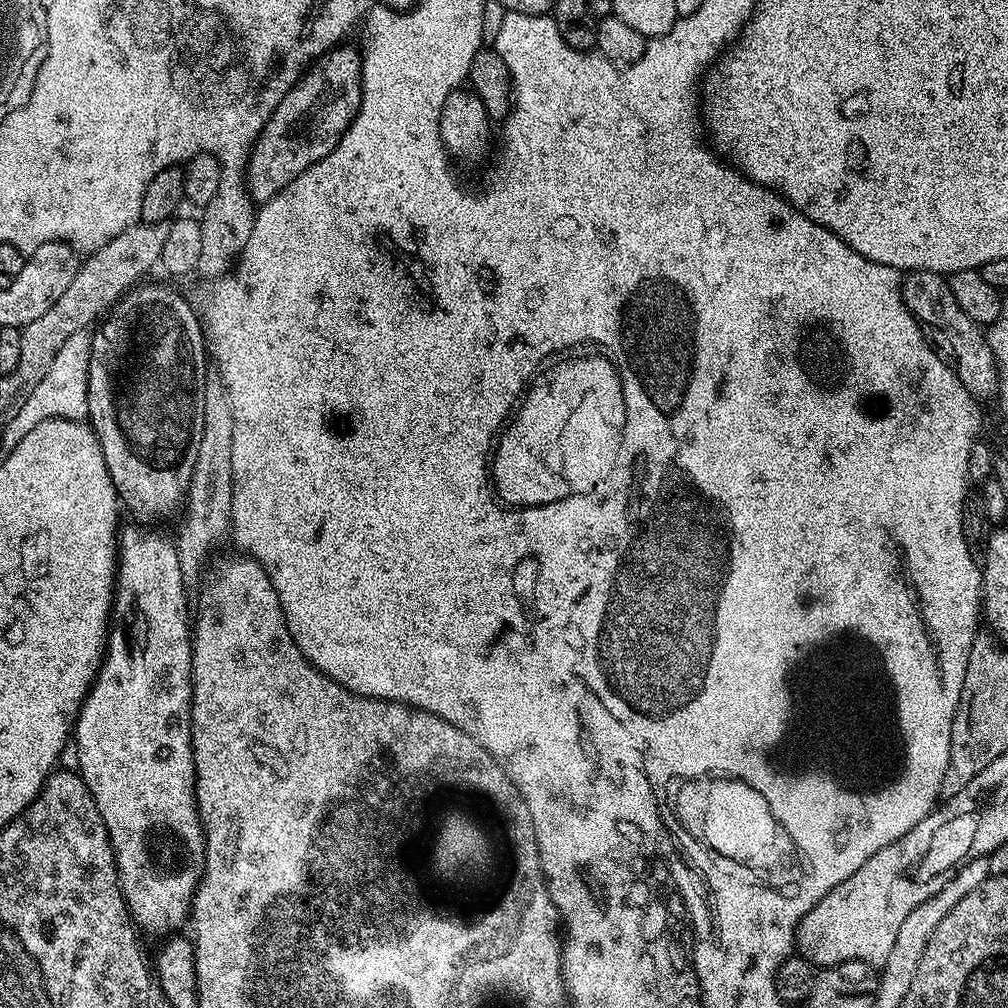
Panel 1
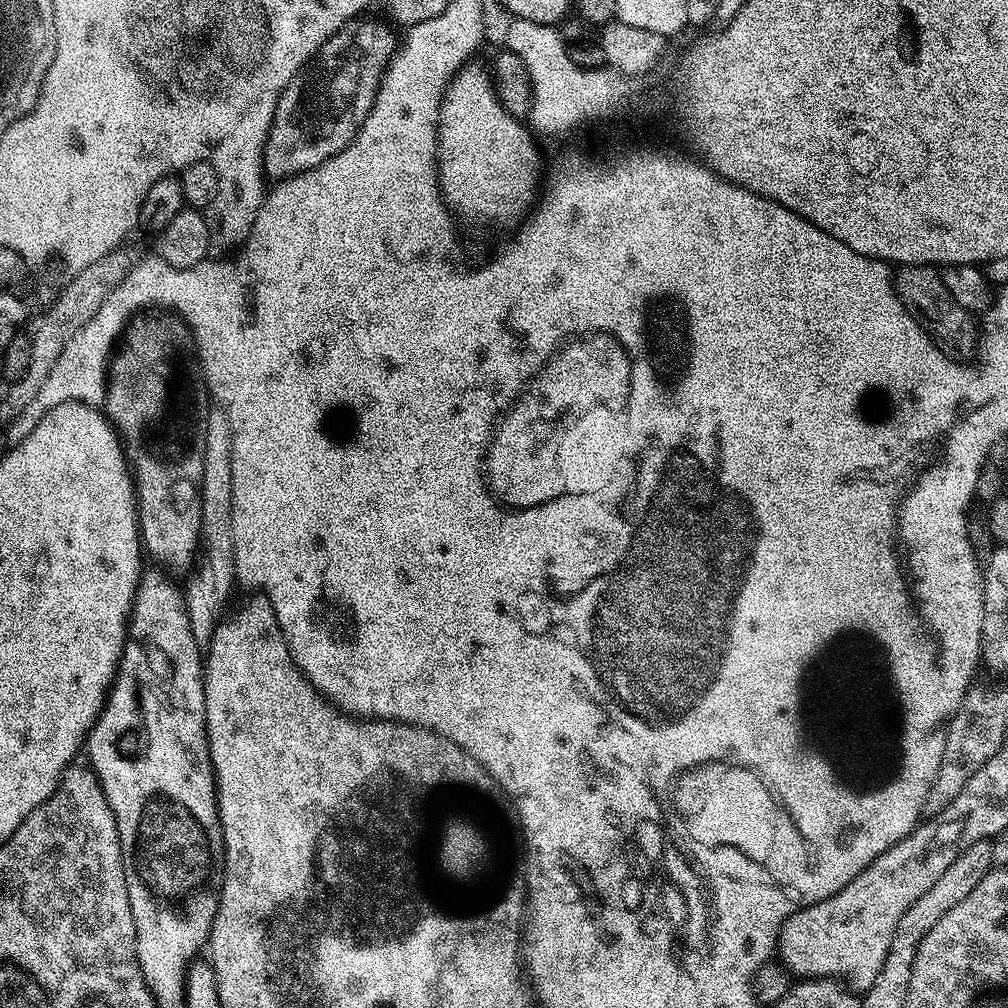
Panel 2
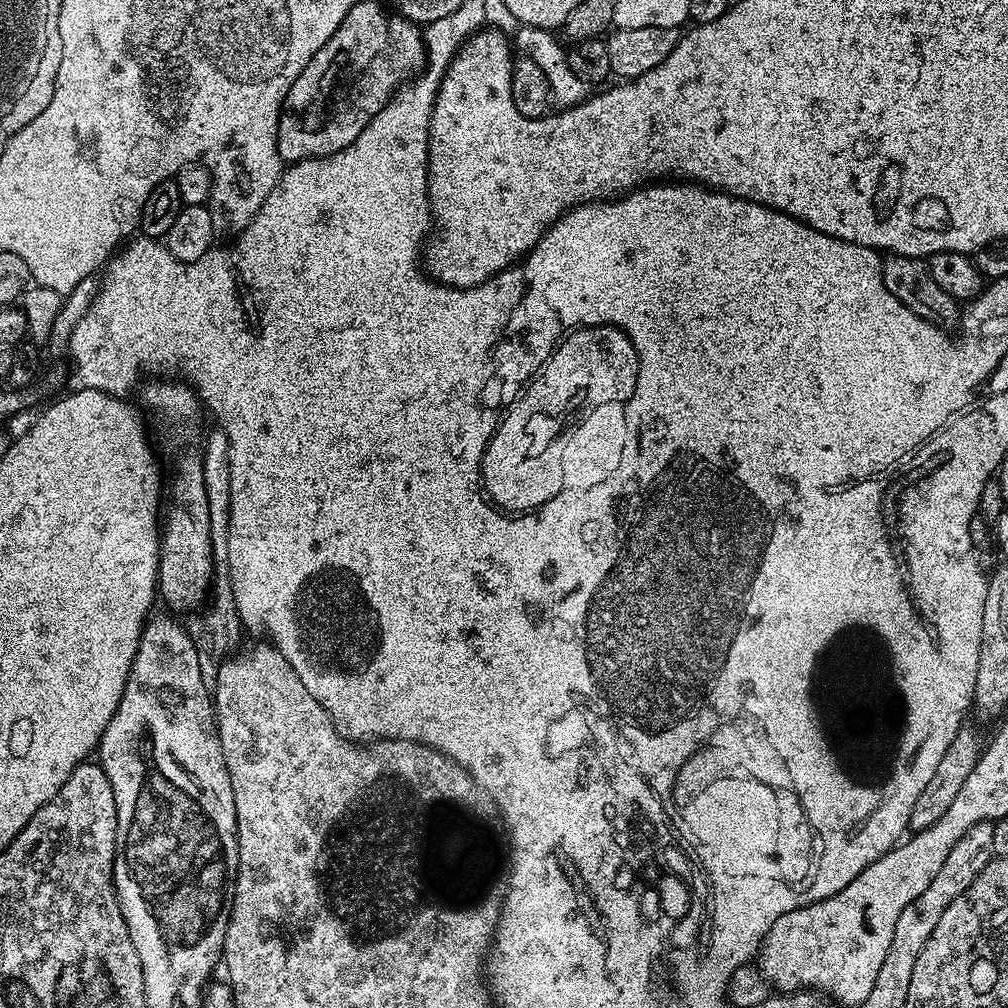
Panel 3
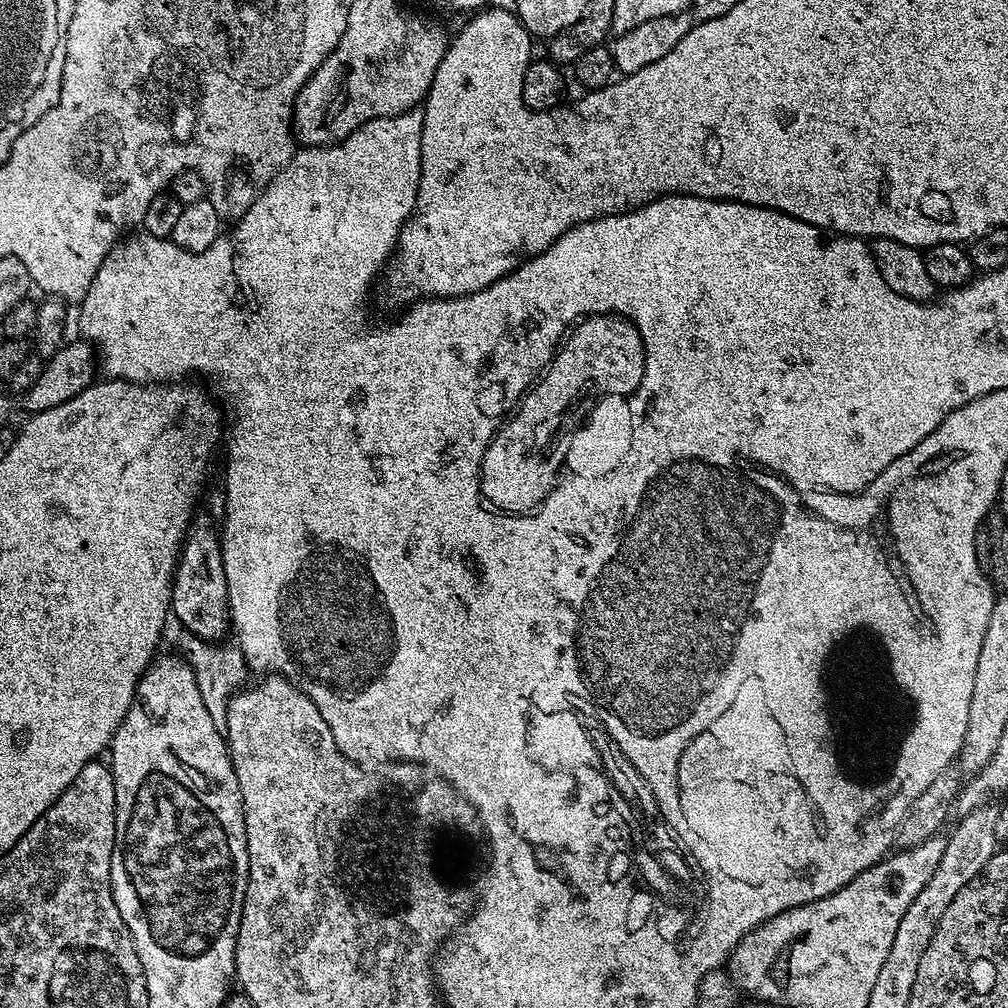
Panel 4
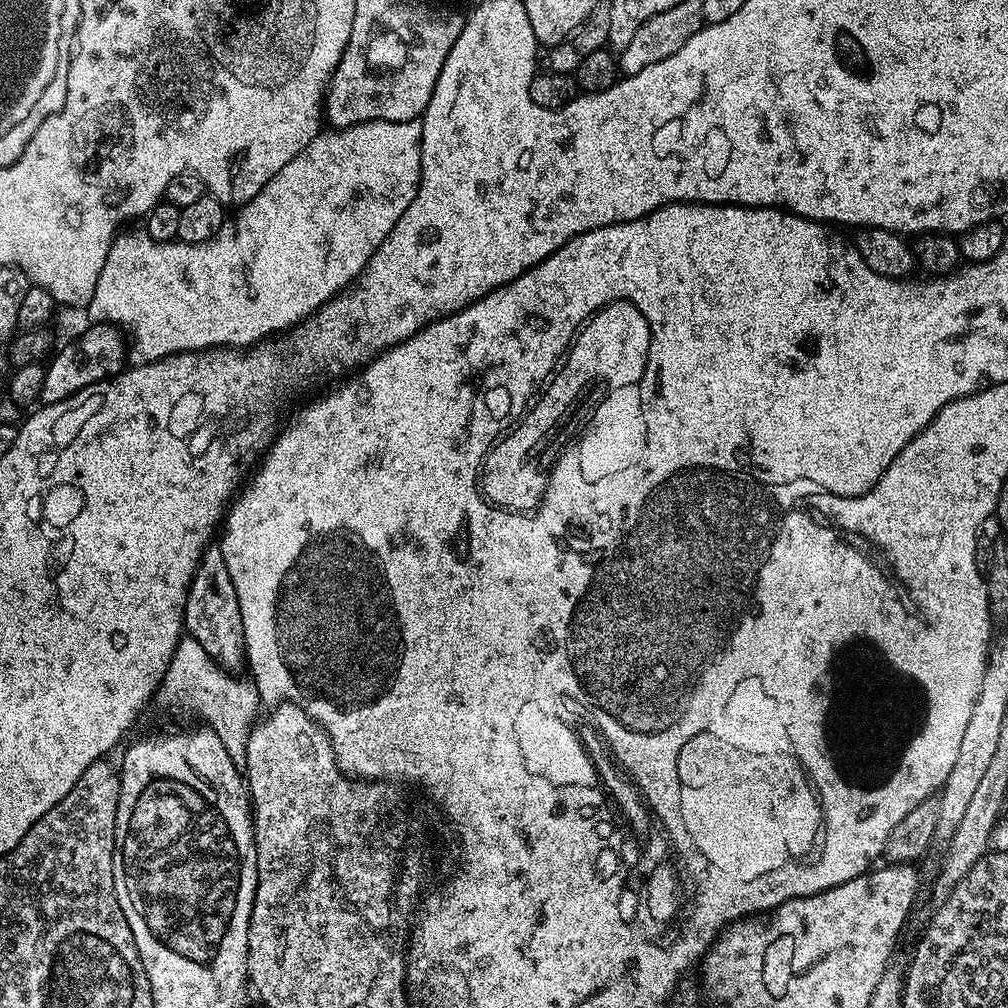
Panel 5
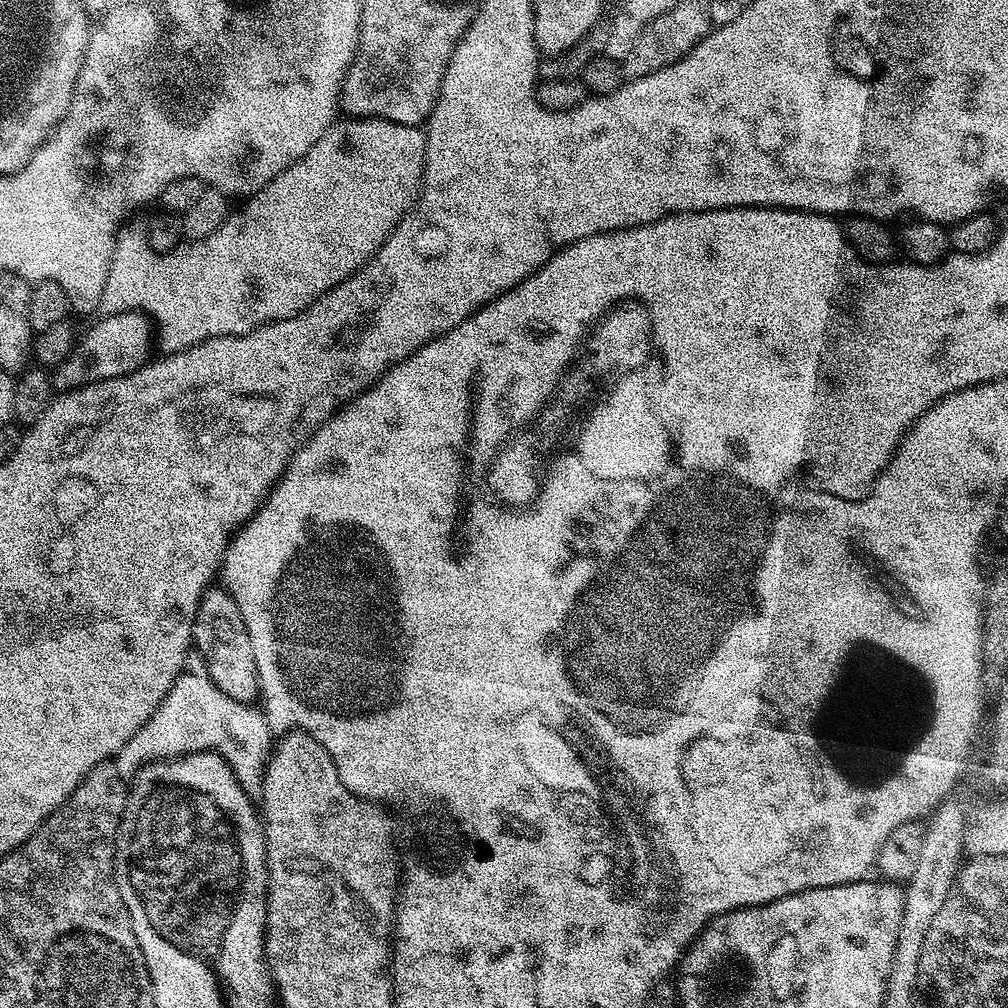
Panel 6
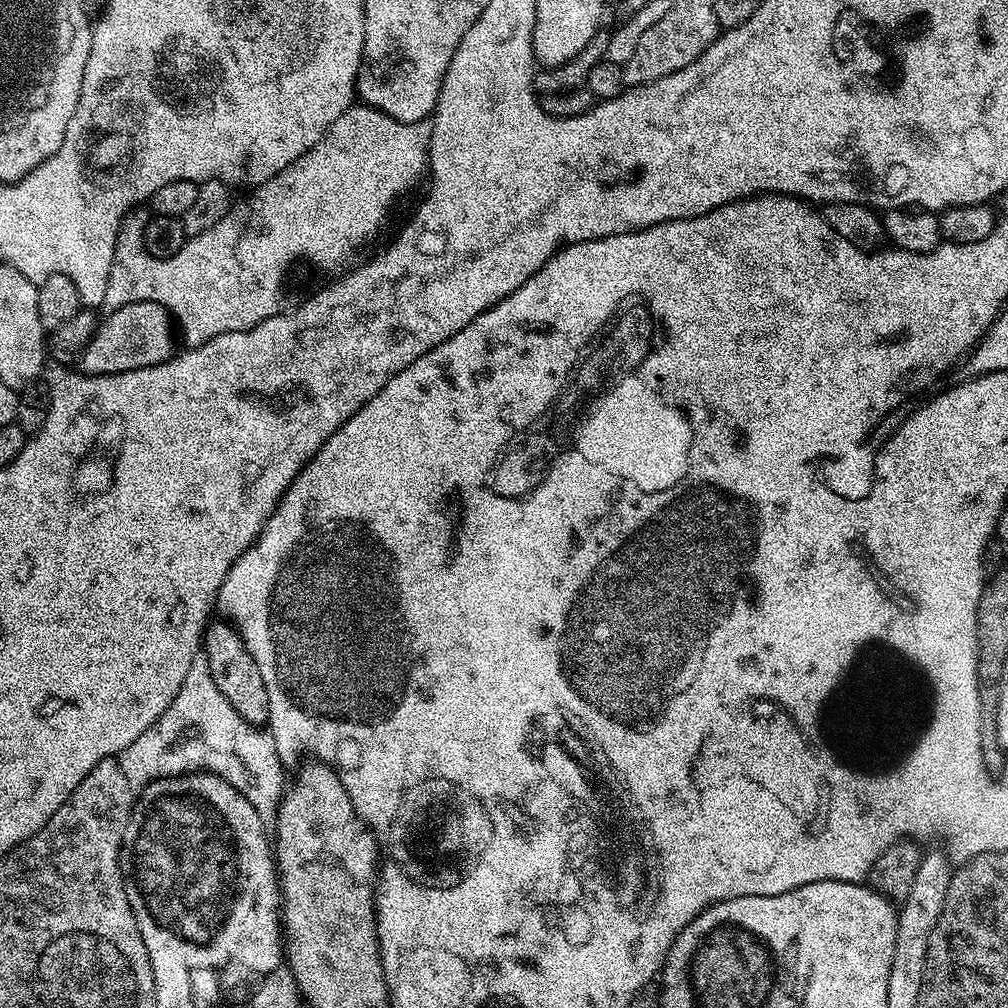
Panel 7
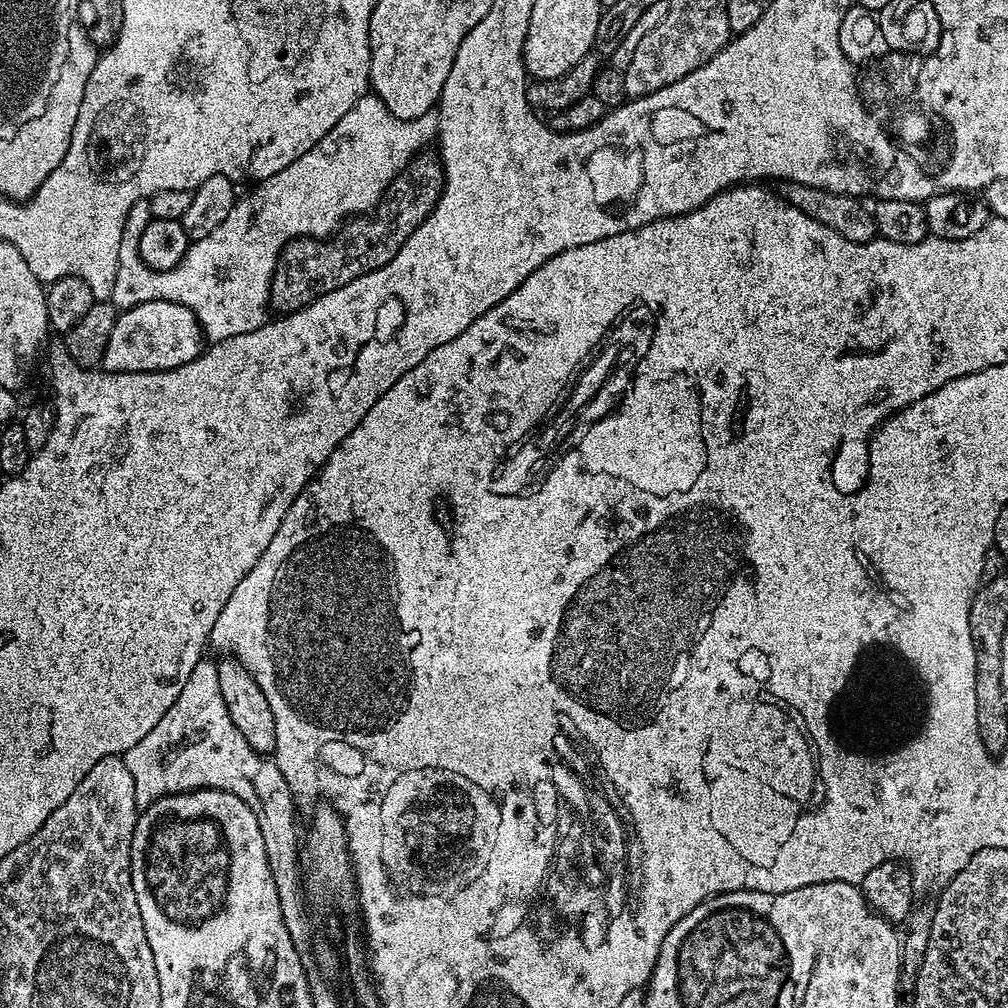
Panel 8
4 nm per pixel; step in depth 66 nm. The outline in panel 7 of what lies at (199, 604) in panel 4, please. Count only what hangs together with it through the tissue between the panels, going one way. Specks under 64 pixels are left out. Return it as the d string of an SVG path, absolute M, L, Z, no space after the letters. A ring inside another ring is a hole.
M216 618L204 630L202 656L208 661L210 678L214 678L214 686L222 690L222 695L246 722L257 726L268 723L270 714L270 694L266 694L266 682L262 682L262 670L258 670L258 662L250 658L250 652L242 642L236 625L224 618Z

